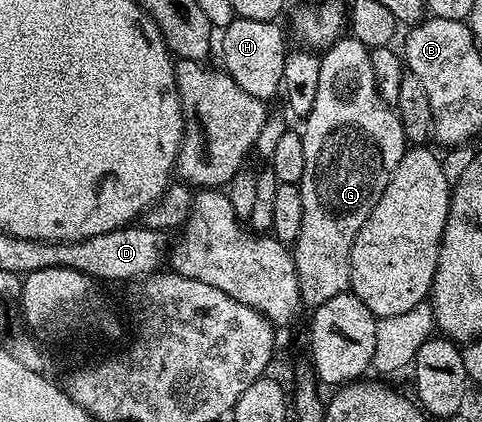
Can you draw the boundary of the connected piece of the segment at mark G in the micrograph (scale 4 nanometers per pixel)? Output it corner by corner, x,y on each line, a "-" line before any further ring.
344,36
326,50
319,59
321,77
317,83
317,101
301,126
305,144
305,176
298,187
301,192
301,232
293,244
297,280
303,306
314,308
333,300
333,296
348,293
351,288
351,253
353,240
365,224
369,212
381,200
381,192
389,184
403,153
409,149
406,134
396,111
379,95
379,85
373,76
371,51
357,39

